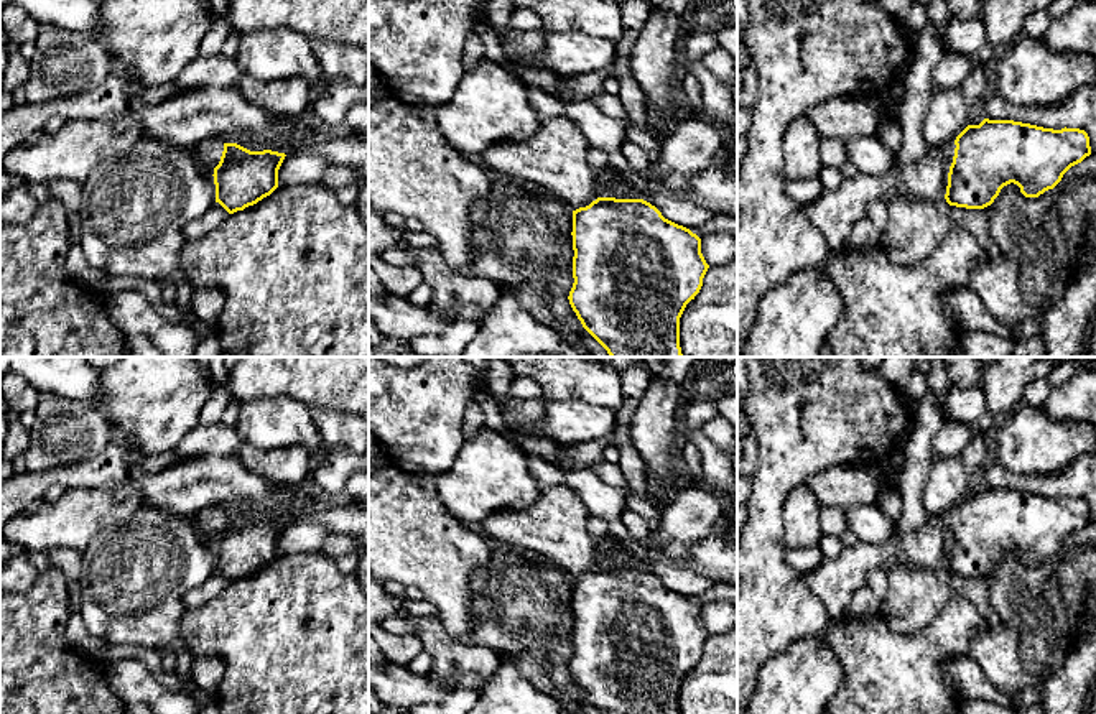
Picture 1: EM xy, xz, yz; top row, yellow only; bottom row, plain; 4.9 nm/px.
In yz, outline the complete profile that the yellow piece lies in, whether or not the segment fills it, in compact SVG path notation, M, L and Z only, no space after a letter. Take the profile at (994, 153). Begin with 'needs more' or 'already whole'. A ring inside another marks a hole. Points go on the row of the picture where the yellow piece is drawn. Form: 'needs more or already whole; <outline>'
needs more; M984 118L979 125L968 125L954 141L943 146L926 146L925 153L912 163L900 165L895 160L889 171L879 176L859 173L844 179L836 189L824 189L823 194L808 206L800 206L801 214L824 235L829 252L841 250L851 237L852 227L867 217L867 204L875 199L890 201L899 196L938 201L945 199L950 206L966 209L984 209L994 202L1001 189L1010 183L1020 188L1025 197L1038 197L1053 189L1063 174L1091 155L1089 137L1080 128L1043 128L1014 120Z

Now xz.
needs more; M568 117L546 118L525 141L497 143L484 150L477 161L487 173L541 186L573 211L573 288L569 304L583 327L611 357L683 357L680 347L680 318L694 299L709 268L701 253L701 239L678 225L643 199L599 197L599 178L591 171L591 145Z

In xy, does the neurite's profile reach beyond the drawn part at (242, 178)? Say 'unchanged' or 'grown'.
grown

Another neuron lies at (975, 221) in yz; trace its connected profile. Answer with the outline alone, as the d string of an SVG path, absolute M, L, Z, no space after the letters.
M950 206L950 219L953 225L959 225L968 230L978 240L978 243L991 255L991 258L1004 260L1004 253L992 237L989 219L982 209Z

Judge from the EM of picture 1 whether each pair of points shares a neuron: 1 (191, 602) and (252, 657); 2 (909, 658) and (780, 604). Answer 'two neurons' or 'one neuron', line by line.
1: two neurons
2: two neurons

